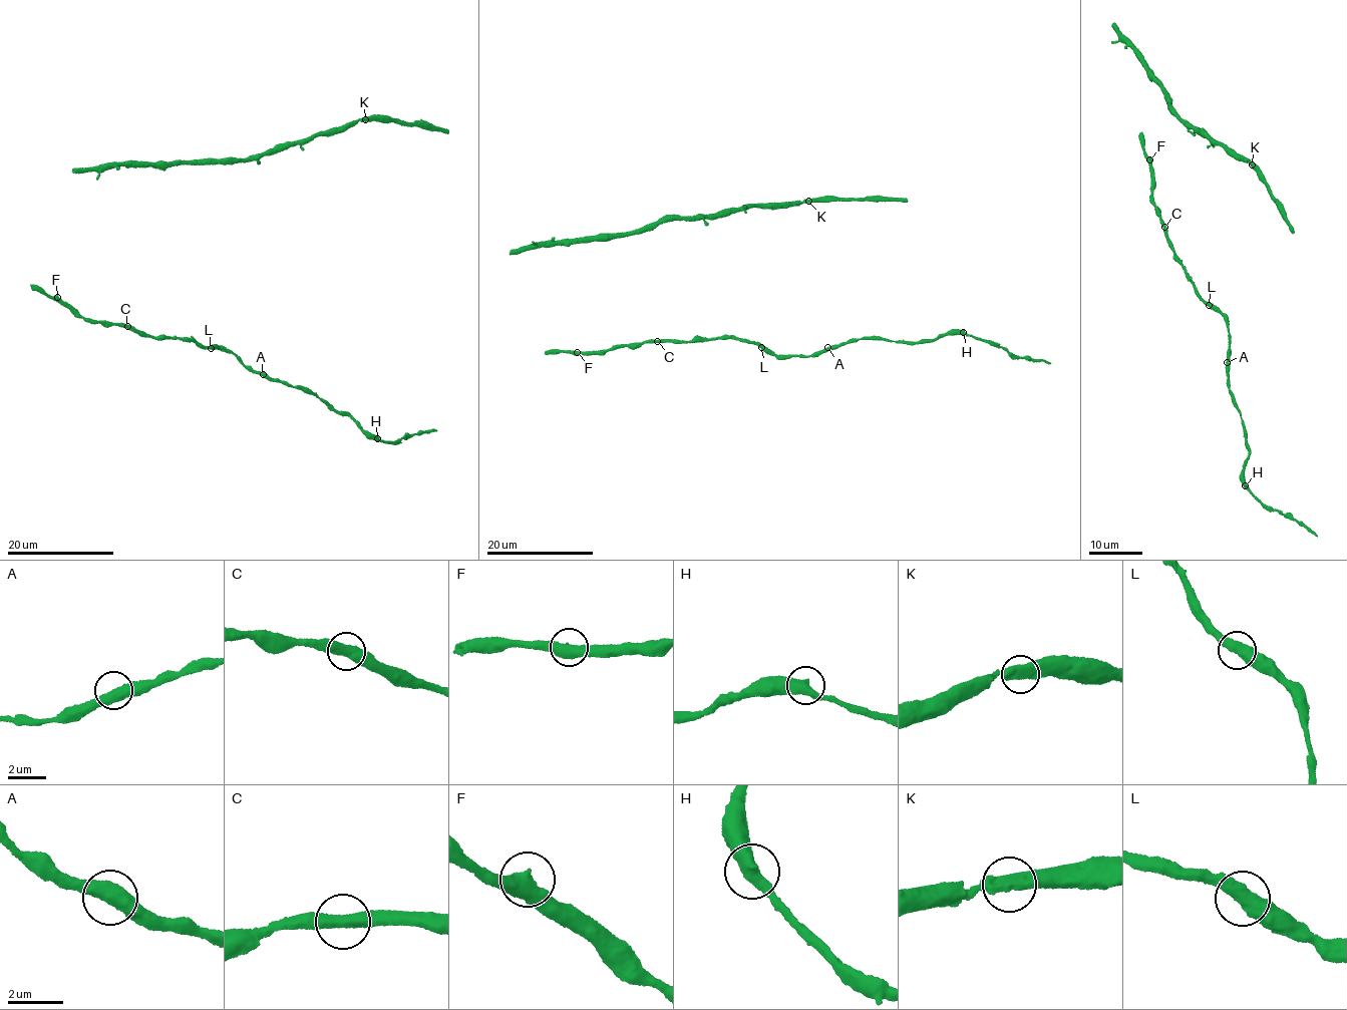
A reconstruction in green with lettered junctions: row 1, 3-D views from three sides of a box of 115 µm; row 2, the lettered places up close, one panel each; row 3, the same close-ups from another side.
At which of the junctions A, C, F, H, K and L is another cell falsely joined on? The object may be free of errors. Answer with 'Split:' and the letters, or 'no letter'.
Split: no letter

